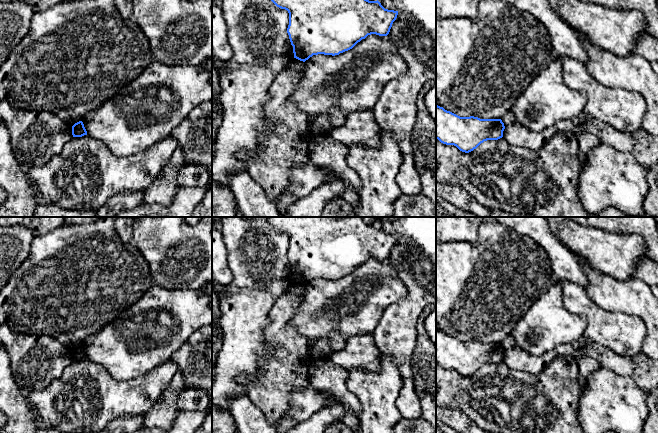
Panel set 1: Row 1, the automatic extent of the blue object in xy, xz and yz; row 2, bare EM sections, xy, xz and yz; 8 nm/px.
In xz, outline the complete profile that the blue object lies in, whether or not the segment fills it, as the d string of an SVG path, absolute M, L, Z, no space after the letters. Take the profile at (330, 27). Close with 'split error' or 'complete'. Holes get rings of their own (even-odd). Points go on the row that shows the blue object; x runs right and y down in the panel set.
M271 0L277 7L289 13L287 33L293 46L294 58L305 62L313 55L339 55L352 49L368 35L387 36L398 11L385 9L381 3L369 0Z | complete

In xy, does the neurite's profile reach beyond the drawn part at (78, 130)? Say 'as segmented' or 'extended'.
as segmented

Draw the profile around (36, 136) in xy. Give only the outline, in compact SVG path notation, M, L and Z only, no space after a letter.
M6 100L0 101L0 120L8 128L12 151L25 171L46 164L54 155L60 153L63 146L73 138L72 127L54 113L16 109Z

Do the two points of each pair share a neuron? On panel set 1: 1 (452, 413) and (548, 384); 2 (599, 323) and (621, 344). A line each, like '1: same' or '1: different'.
1: different
2: same

